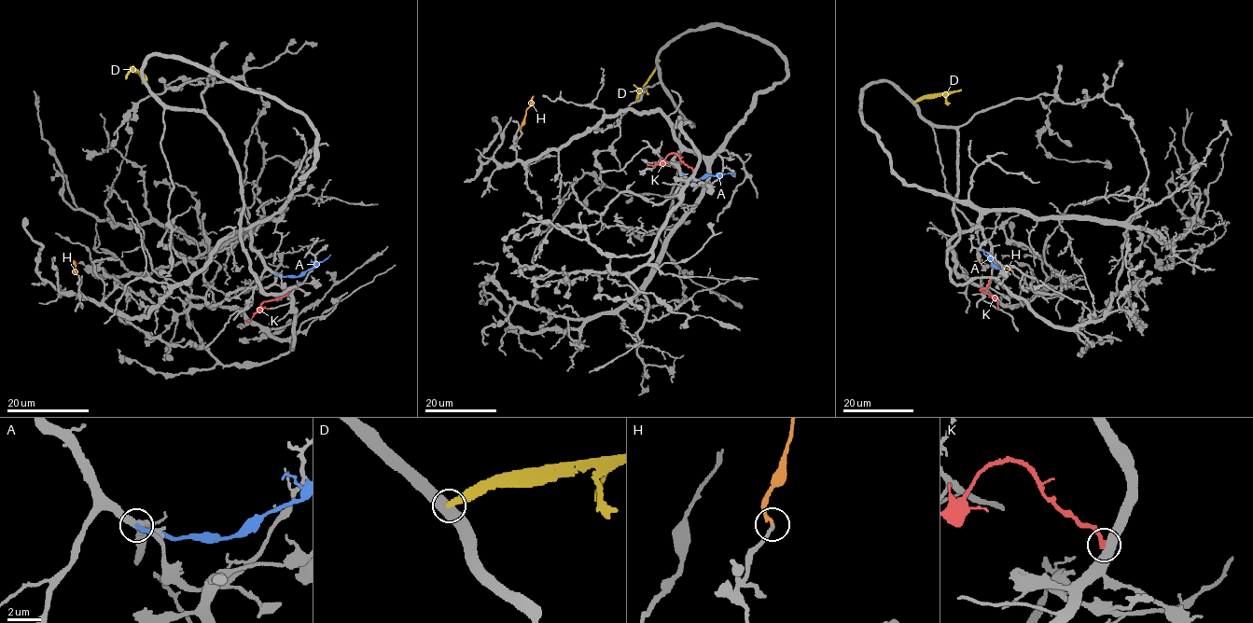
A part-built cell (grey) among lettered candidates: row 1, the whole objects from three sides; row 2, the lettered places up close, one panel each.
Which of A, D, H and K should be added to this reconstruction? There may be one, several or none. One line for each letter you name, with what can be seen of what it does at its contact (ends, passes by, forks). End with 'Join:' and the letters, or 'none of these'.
H: It ends there
Join: H

